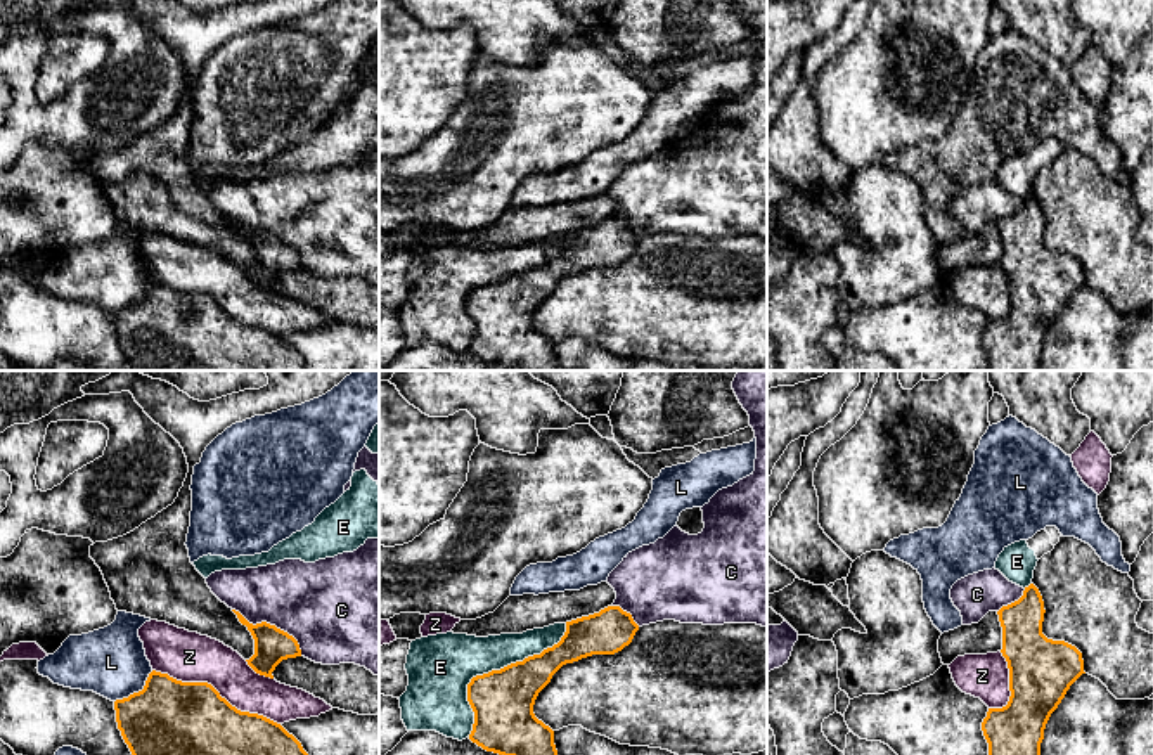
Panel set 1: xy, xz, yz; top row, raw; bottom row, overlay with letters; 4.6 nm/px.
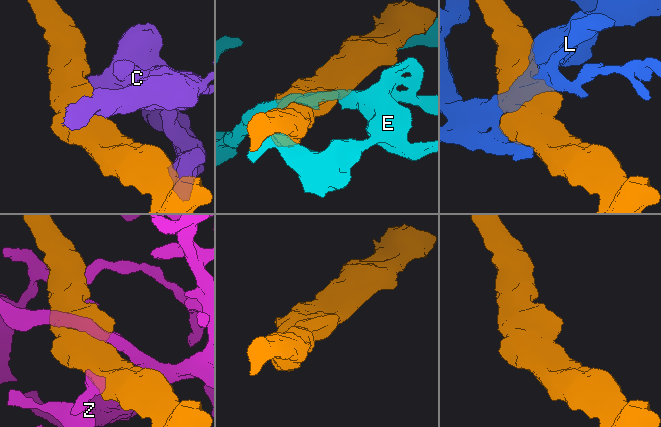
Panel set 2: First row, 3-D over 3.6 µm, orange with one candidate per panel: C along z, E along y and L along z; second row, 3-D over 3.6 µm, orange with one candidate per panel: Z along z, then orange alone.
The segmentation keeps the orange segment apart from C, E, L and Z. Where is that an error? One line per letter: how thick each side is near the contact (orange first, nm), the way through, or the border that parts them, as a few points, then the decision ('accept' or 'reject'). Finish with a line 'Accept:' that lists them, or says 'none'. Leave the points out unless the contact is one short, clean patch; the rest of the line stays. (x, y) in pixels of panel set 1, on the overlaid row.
C: 160 nm thick on the orange side, 400 nm on the other; border along xy (232, 608), (253, 624), (269, 622), (286, 631), (302, 655); reject
E: 280 nm thick on the orange side, 300 nm on the other; reject
L: 360 nm thick on the orange side, 320 nm on the other; reject
Z: 360 nm thick on the orange side, 240 nm on the other; reject
Accept: none

